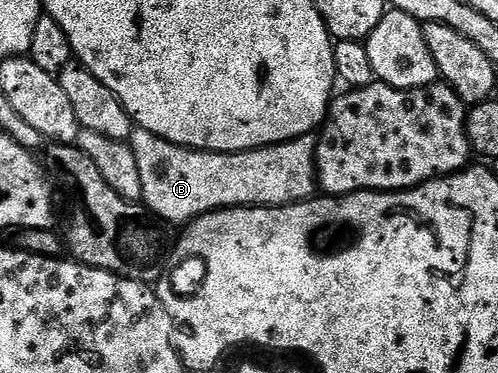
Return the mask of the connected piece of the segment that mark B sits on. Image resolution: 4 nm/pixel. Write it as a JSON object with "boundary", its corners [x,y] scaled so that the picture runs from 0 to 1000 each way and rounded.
{"boundary":[[[273,343],[261,367],[285,477],[285,536],[331,603],[376,606],[440,558],[564,558],[637,523],[635,365],[620,359],[500,408],[412,408],[367,397]]]}

